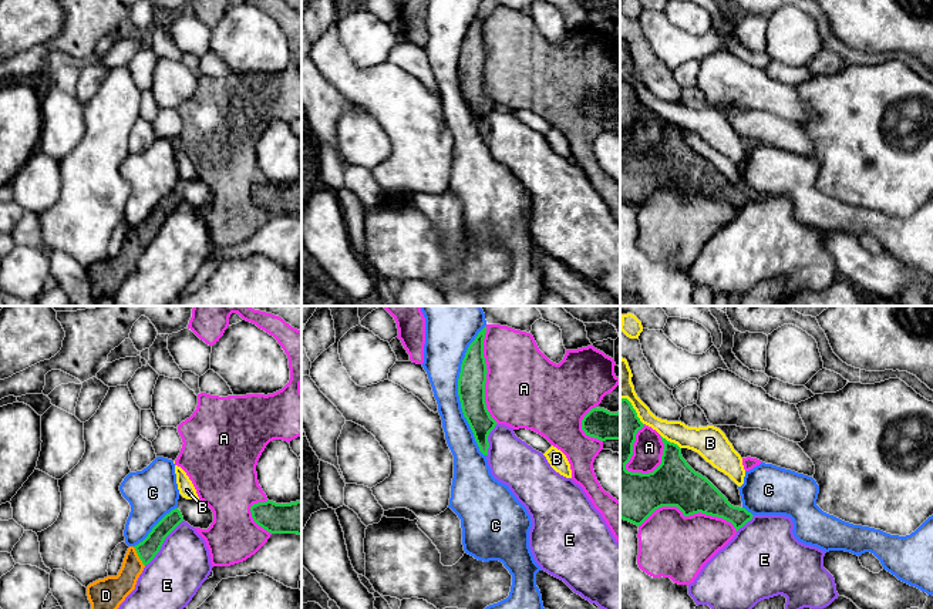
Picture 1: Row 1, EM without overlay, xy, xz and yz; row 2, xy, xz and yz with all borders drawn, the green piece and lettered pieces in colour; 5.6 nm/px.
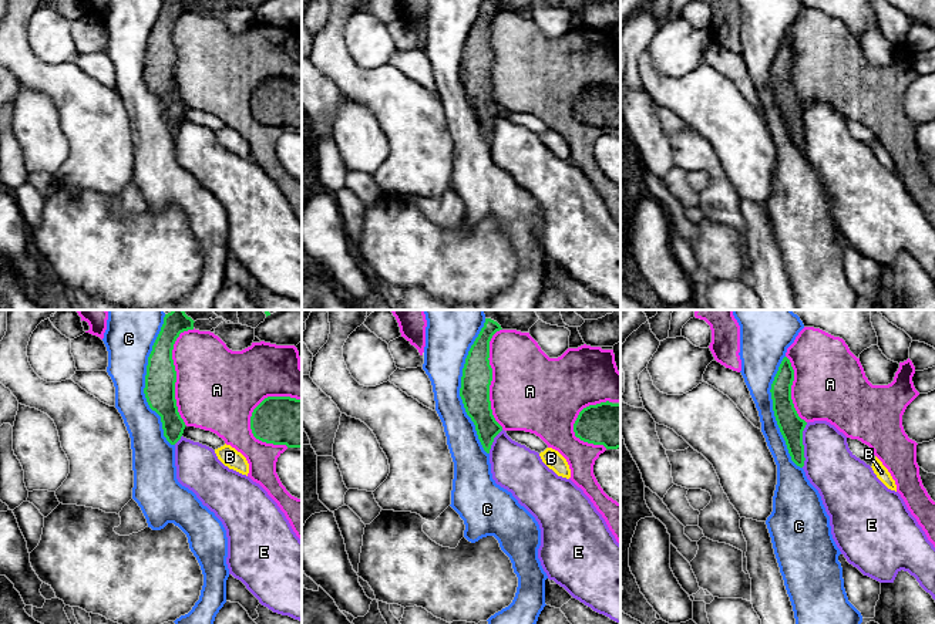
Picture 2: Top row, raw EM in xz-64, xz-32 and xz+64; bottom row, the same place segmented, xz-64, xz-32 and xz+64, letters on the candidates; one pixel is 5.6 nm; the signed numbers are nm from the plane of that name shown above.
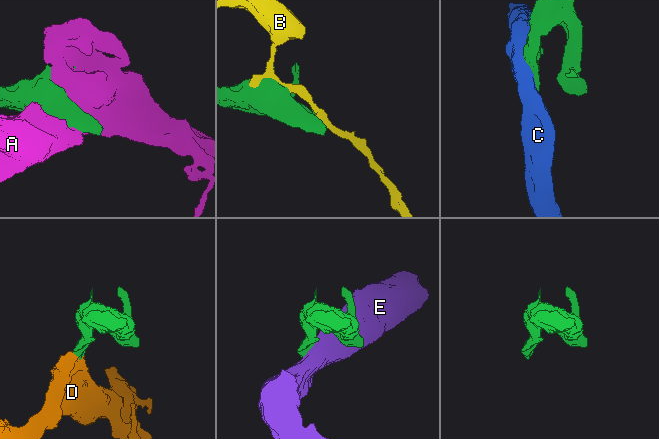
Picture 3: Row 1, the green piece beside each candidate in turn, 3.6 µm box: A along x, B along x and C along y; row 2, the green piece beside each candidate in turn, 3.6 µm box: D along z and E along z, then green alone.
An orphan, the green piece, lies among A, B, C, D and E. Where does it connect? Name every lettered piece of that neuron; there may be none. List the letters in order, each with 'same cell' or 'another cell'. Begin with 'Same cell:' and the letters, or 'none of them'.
Same cell: D
A: another cell
B: another cell
C: another cell
D: same cell
E: another cell

